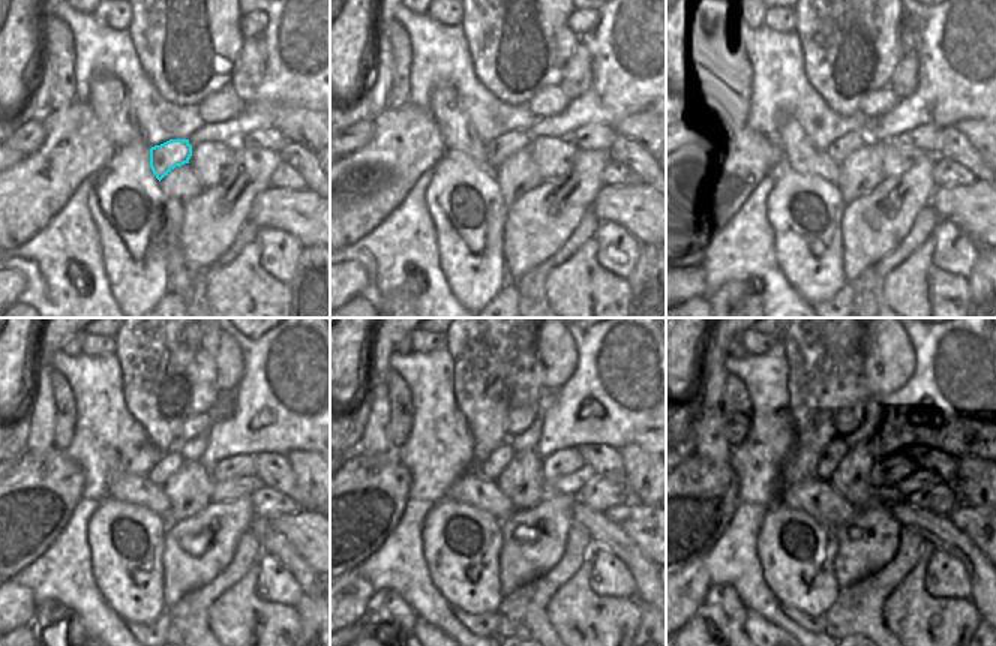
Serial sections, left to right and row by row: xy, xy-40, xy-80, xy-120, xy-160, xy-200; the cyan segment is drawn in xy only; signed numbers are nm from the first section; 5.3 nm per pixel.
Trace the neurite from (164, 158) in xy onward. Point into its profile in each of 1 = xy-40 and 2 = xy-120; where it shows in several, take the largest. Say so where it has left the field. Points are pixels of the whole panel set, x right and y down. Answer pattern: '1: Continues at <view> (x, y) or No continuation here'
1: Continues at xy-40 (498, 150)
2: Continues at xy-120 (171, 462)

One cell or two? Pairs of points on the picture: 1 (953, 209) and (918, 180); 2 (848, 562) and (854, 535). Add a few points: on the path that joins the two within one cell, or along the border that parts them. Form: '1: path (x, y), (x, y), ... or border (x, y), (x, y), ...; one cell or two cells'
1: border (936, 188), (929, 204); two cells
2: path (854, 556), (854, 541); one cell

